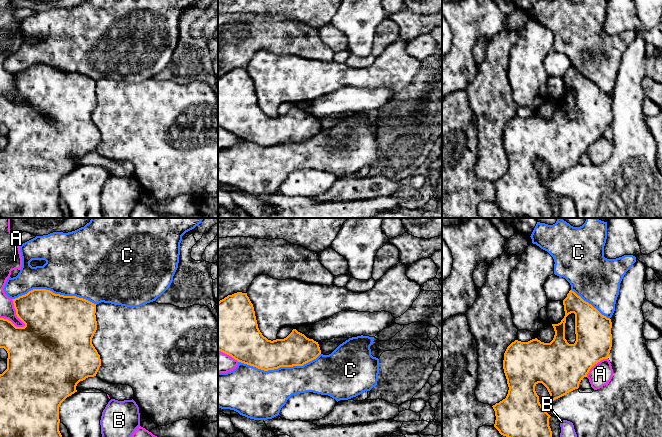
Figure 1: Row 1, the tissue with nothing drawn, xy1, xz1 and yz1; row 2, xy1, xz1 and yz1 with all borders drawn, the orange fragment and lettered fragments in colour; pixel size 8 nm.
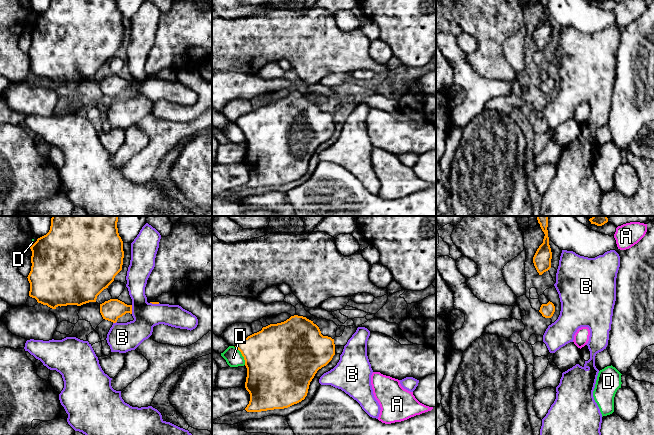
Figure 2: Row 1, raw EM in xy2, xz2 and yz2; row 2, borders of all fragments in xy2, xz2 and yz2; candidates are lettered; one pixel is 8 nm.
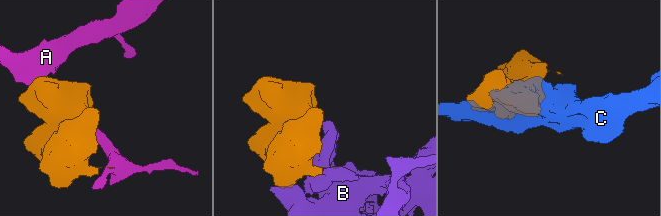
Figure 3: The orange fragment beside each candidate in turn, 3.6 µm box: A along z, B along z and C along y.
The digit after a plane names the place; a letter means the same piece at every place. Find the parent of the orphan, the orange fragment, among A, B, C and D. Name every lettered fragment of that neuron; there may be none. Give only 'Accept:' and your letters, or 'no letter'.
Accept: B

